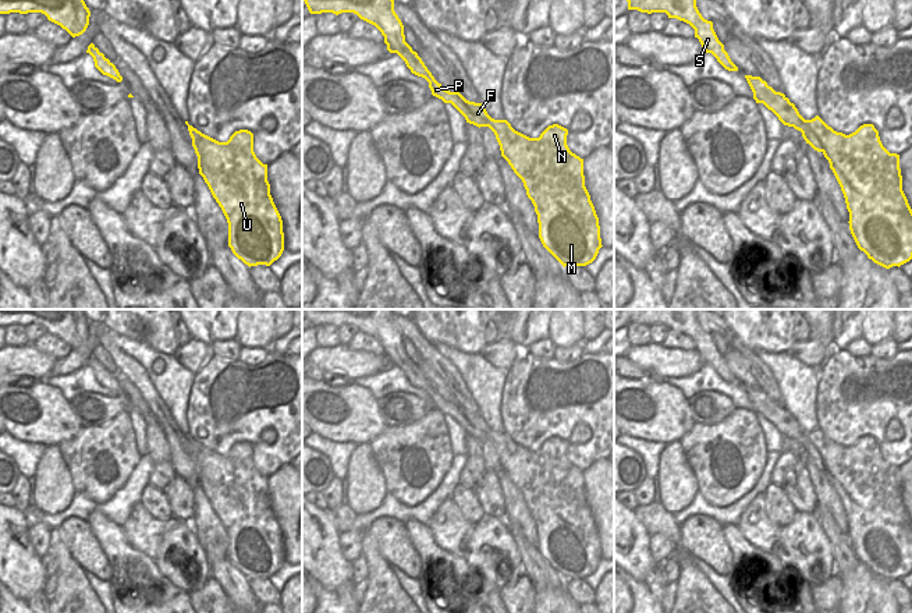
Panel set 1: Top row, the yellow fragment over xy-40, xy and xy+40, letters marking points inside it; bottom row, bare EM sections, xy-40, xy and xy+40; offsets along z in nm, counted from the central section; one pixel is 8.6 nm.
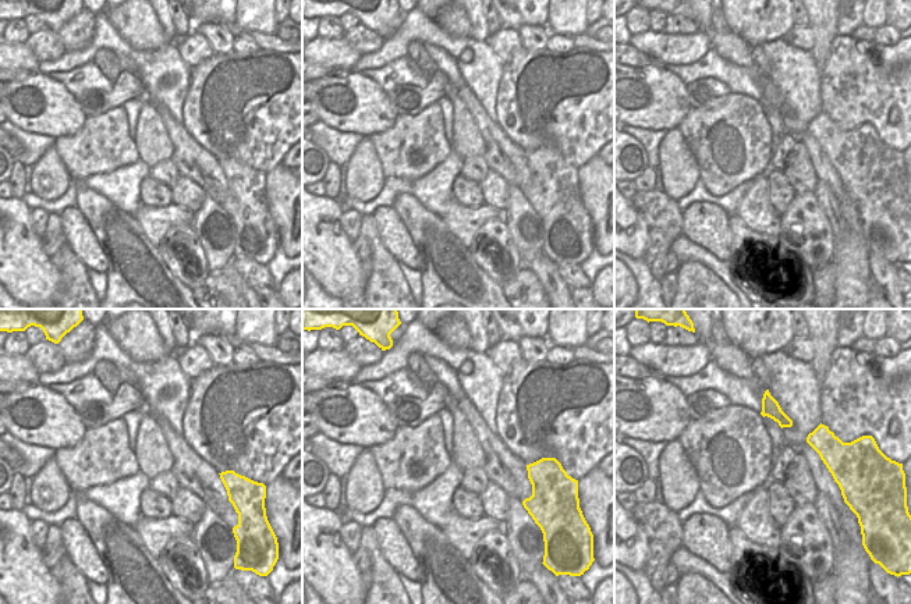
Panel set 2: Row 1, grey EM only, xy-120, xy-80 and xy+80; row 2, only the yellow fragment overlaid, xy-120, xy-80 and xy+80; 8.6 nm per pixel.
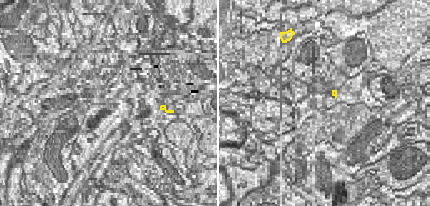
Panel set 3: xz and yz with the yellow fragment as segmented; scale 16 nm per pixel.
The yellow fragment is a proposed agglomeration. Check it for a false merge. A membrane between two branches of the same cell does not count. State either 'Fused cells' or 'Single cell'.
Single cell

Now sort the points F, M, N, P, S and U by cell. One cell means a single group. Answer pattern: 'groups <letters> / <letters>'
groups F M N P S U

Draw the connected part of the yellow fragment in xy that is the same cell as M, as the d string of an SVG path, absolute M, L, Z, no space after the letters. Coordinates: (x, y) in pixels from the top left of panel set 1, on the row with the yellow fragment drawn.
M304 0L310 14L354 13L375 25L384 36L390 53L397 53L412 74L429 82L432 95L451 103L476 127L489 127L500 145L501 156L522 180L528 198L535 206L539 223L539 238L543 247L565 267L592 263L602 245L599 217L585 187L583 159L572 153L567 145L568 130L553 124L539 138L529 138L515 131L507 120L492 118L482 103L466 100L458 91L450 92L439 84L416 52L405 42L404 25L394 11L394 0Z

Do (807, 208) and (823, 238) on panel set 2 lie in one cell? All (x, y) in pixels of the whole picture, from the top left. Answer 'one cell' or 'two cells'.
one cell

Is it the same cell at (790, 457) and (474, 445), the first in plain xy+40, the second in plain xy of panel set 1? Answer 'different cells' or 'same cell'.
different cells

